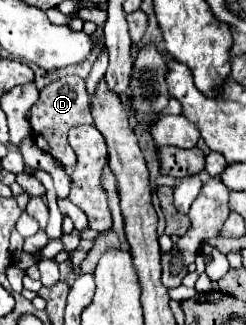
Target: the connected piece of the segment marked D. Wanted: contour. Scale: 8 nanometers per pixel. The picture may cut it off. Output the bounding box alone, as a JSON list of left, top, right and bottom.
[29,75,93,167]

